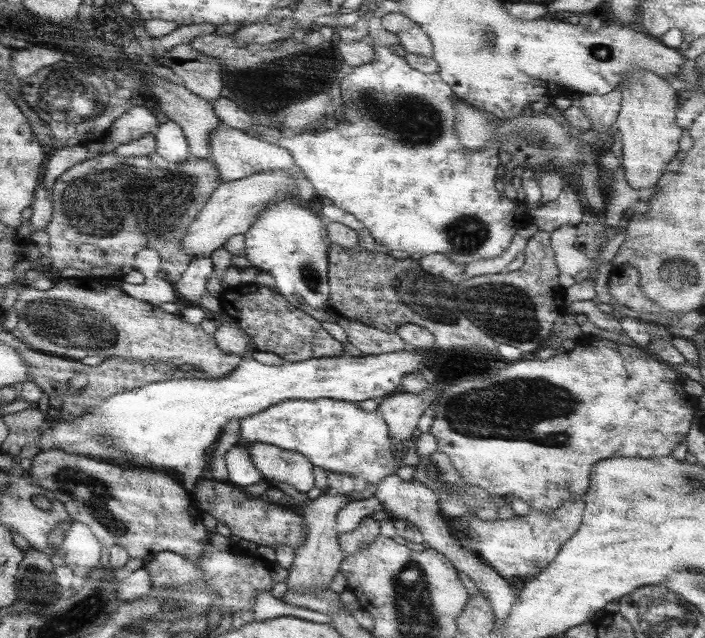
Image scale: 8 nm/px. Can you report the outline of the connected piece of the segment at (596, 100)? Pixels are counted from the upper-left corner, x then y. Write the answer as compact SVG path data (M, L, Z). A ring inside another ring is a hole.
M616 85L605 95L582 95L582 99L573 100L585 116L592 121L591 129L601 132L600 139L594 142L594 149L600 150L603 138L608 135L605 129L615 124L621 104L621 88Z

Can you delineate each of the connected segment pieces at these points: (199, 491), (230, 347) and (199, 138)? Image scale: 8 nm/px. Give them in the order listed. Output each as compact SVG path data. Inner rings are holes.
M201 477L198 479L194 495L198 506L205 509L204 512L214 516L214 520L224 522L234 536L244 540L250 540L260 546L278 548L278 546L290 546L298 548L307 539L300 516L289 509L285 509L281 503L275 504L269 499L260 496L249 496L244 489L234 484L226 486L226 482Z
M221 312L221 322L219 322L217 328L213 336L220 351L232 355L255 356L252 337L242 331L238 324L230 321L224 312Z
M144 73L143 77L145 80L148 80L146 81L146 88L148 88L149 94L154 96L156 104L158 104L160 110L166 115L166 118L182 128L188 143L188 156L190 158L210 159L209 136L220 125L218 115L214 113L212 103L196 96L196 94L190 92L184 85L172 83L165 76Z

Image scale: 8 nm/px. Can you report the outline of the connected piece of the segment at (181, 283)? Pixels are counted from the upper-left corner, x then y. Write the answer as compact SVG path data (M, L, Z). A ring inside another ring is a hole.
M191 259L188 268L174 285L179 302L201 307L206 314L213 316L222 311L222 304L206 289L206 282L212 276L212 259Z

